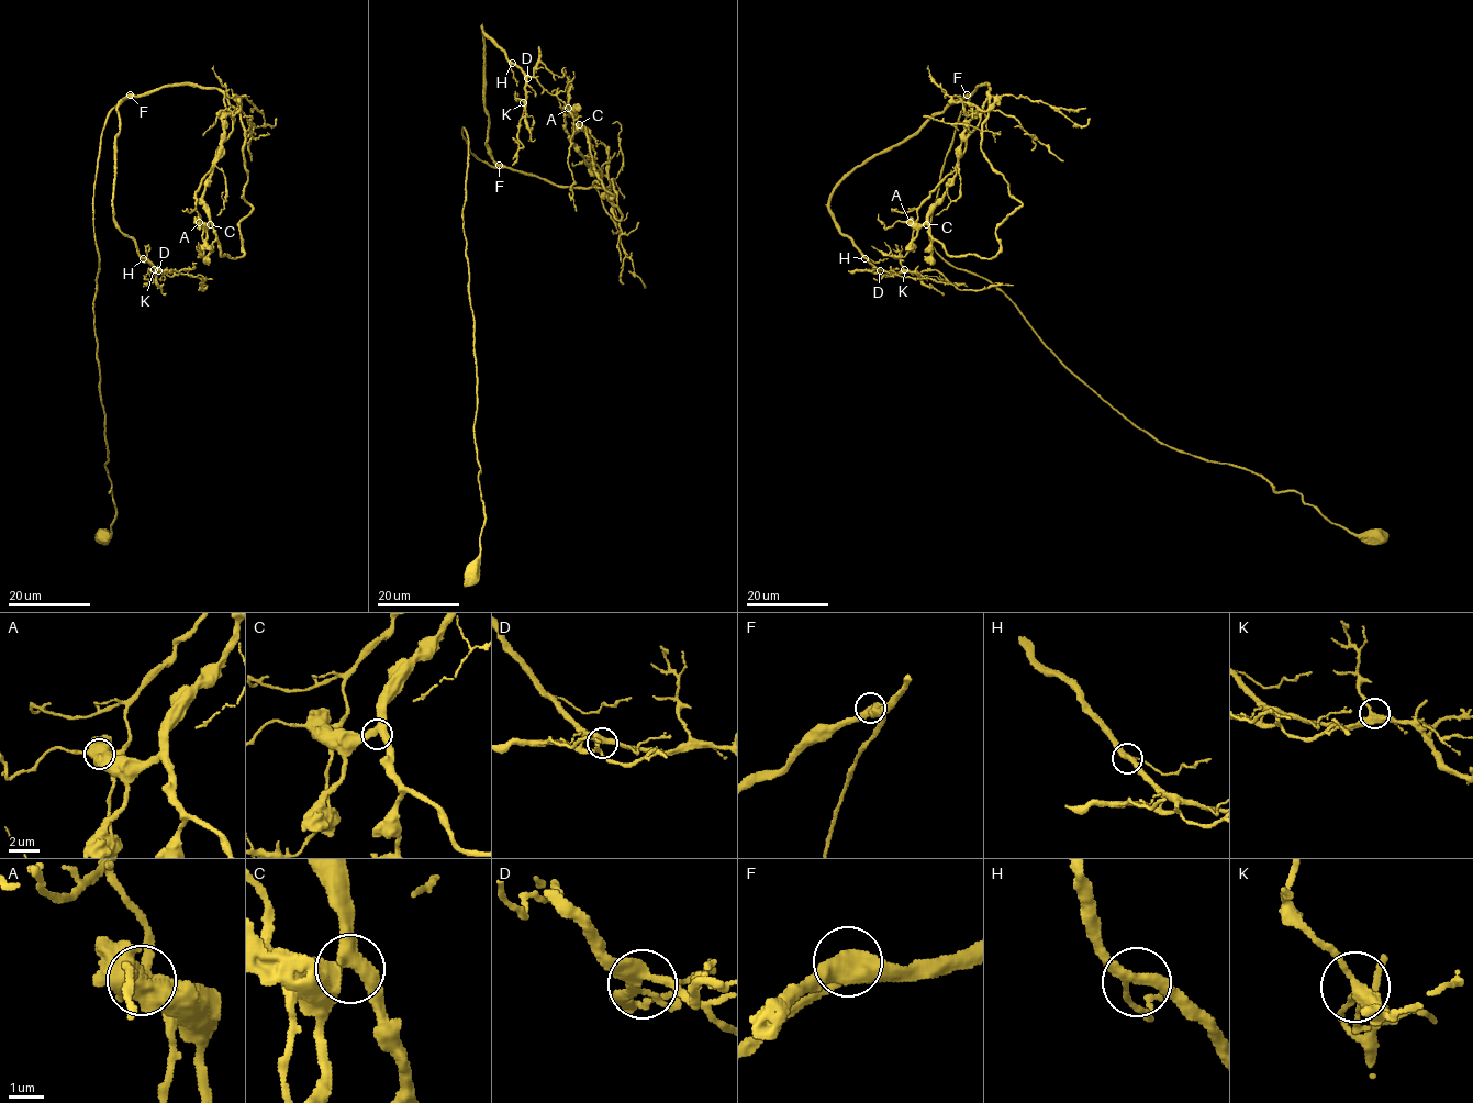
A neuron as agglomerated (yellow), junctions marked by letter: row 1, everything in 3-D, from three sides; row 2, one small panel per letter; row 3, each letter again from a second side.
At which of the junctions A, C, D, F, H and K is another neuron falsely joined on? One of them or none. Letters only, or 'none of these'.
none of these

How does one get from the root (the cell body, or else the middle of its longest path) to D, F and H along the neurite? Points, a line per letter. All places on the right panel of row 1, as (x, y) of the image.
D: (1374, 535), (1160, 444), (1001, 290), (935, 251), (932, 211), (968, 96), (834, 190), (836, 229), (880, 270)
F: (1374, 535), (1349, 533), (1249, 470), (1160, 444), (1084, 383), (1001, 290), (935, 251), (932, 211), (967, 95)
H: (1374, 535), (1160, 444), (1001, 290), (935, 251), (932, 211), (968, 96), (834, 190), (829, 212), (865, 258)

